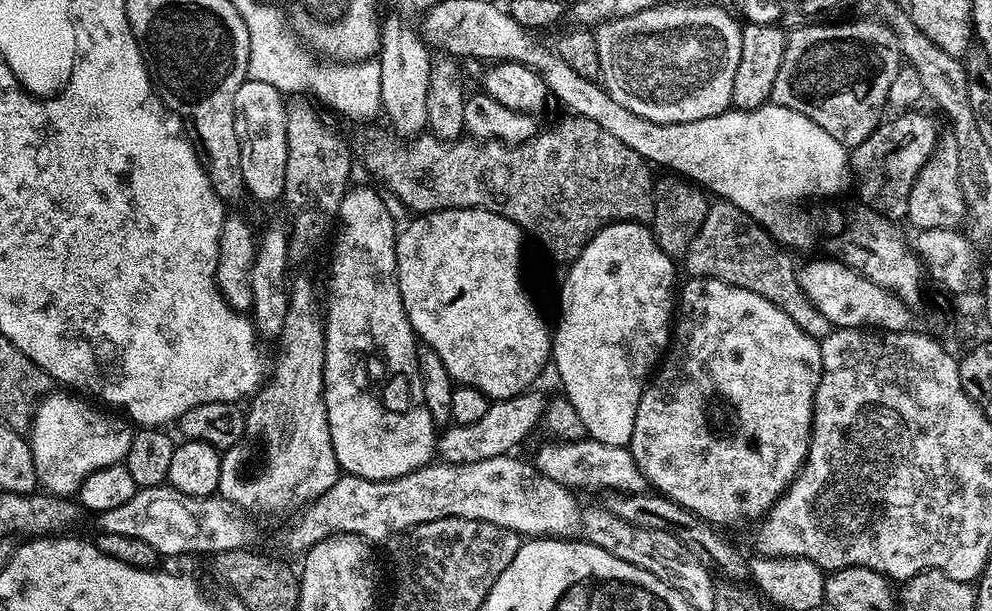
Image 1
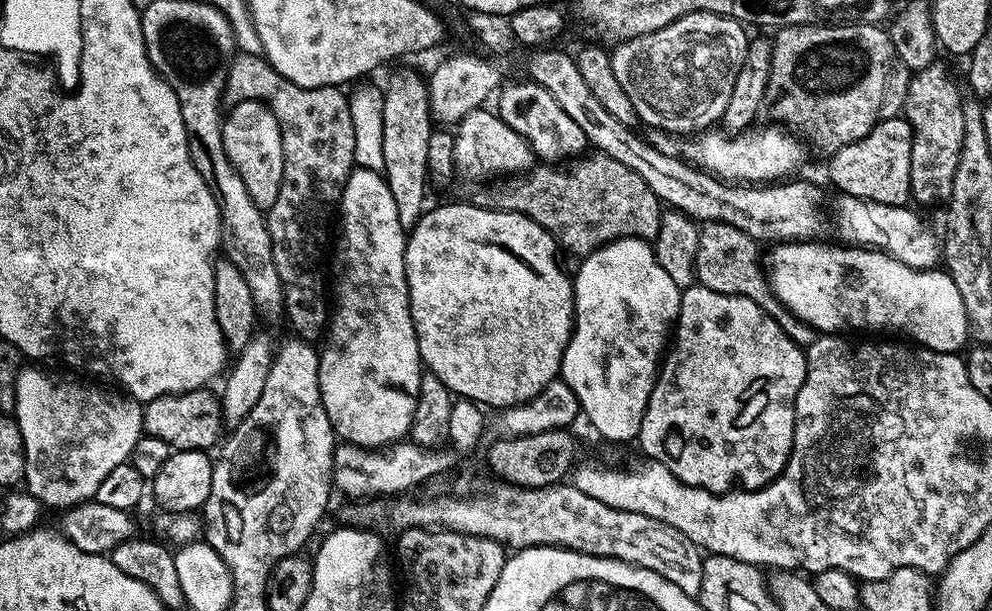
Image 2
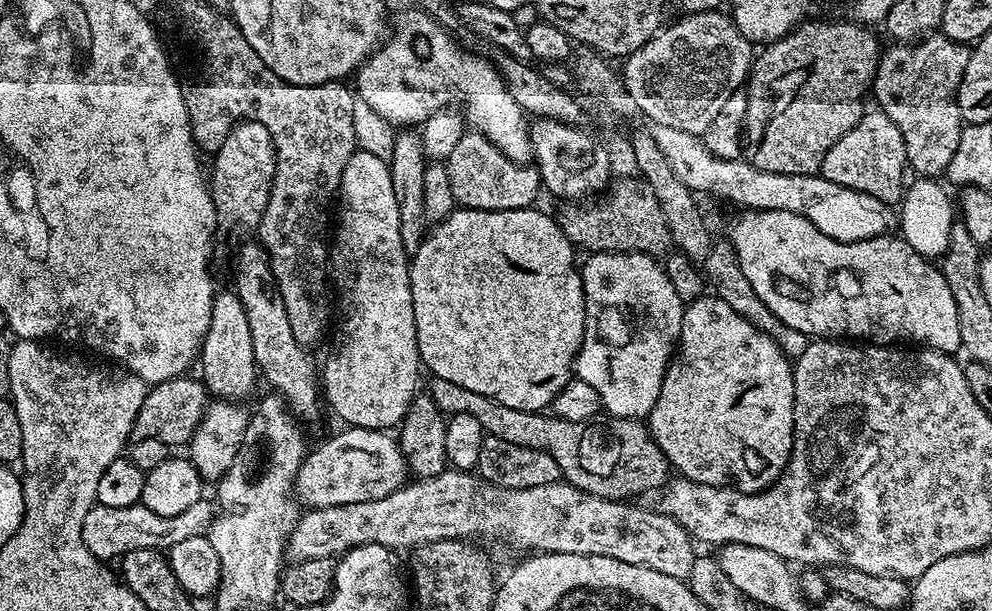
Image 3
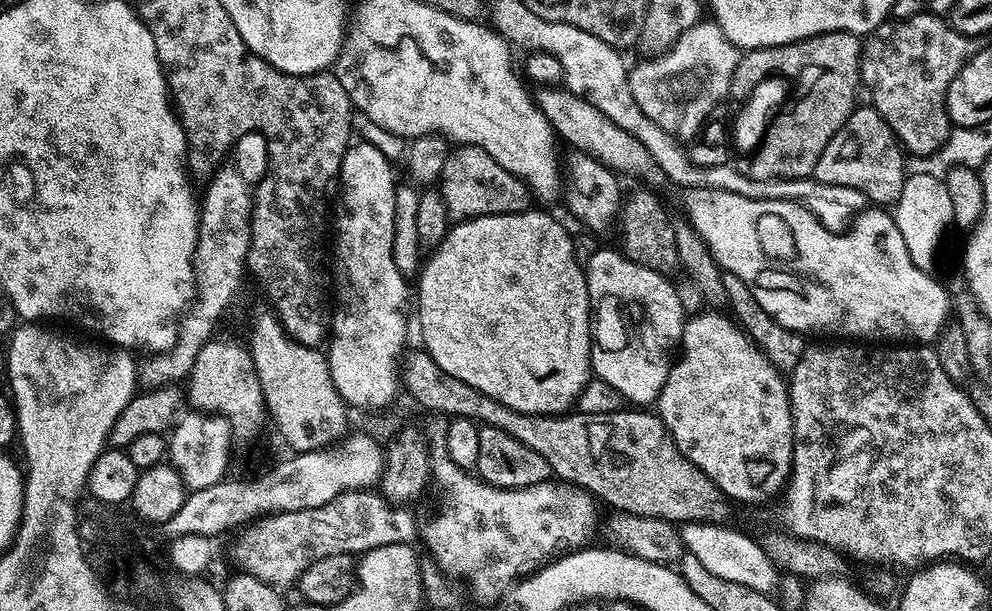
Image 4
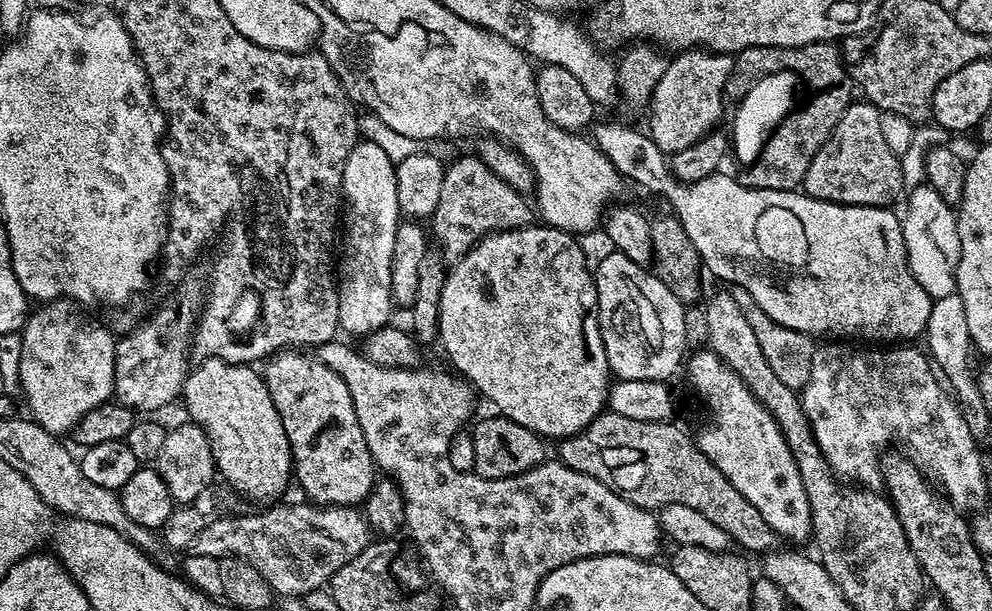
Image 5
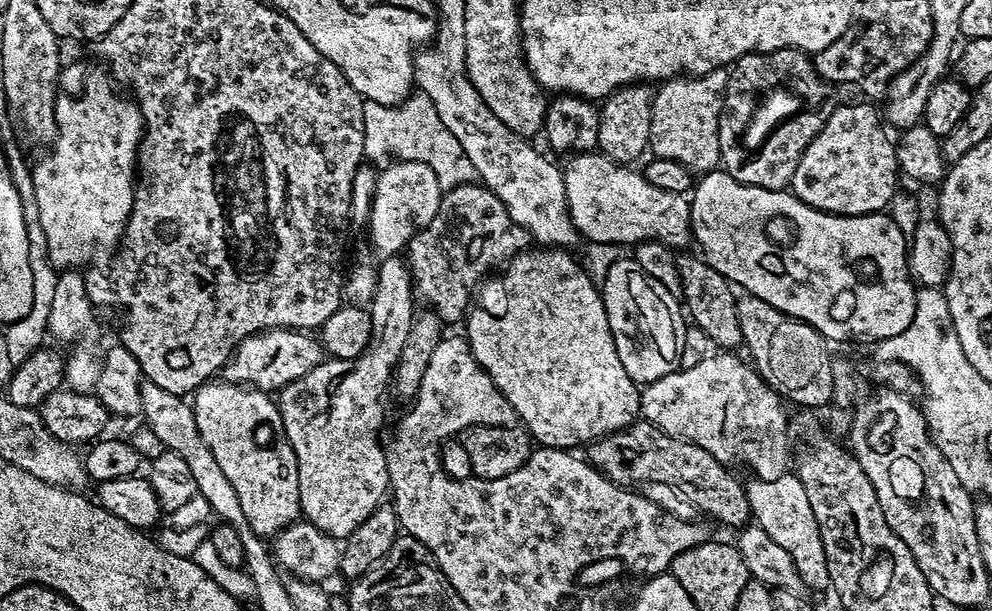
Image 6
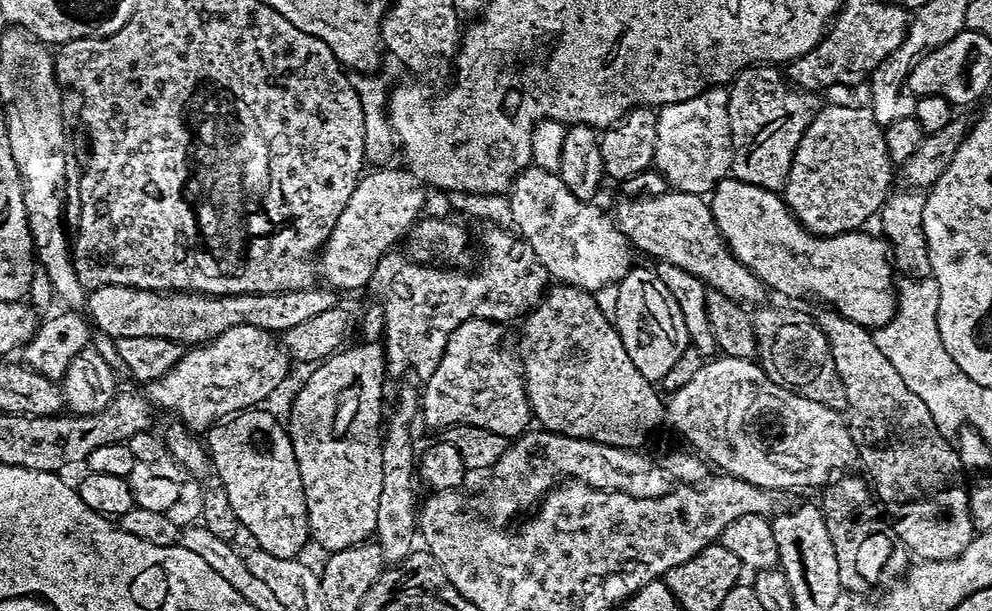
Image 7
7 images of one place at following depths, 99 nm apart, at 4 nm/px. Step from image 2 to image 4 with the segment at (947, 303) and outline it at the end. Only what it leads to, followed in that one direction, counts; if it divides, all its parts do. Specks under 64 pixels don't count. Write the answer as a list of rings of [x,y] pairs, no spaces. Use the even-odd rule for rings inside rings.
[[[690,188],[683,193],[684,212],[692,229],[699,234],[702,242],[710,250],[710,254],[716,260],[716,264],[724,272],[734,274],[734,278],[742,278],[742,282],[754,294],[758,306],[770,314],[782,326],[786,326],[791,332],[809,334],[817,332],[820,338],[836,338],[841,332],[841,337],[855,338],[860,342],[868,342],[871,336],[877,336],[880,342],[915,342],[920,346],[928,346],[933,343],[946,326],[947,316],[950,316],[950,292],[943,288],[929,273],[923,272],[914,264],[910,258],[910,251],[907,250],[906,242],[903,241],[902,233],[896,225],[895,215],[891,211],[880,206],[872,206],[860,213],[852,221],[847,231],[832,232],[817,220],[813,212],[805,208],[803,204],[795,200],[759,200],[758,198],[746,198],[742,194],[734,194],[730,190],[718,188]]]

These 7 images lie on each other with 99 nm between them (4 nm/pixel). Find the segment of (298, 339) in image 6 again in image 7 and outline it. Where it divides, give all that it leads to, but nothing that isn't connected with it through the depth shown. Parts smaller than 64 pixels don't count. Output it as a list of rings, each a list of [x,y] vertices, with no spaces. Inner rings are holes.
[[[239,324],[227,328],[203,346],[189,347],[165,376],[147,385],[148,396],[158,407],[176,412],[175,419],[182,422],[189,431],[204,434],[213,424],[234,416],[237,412],[263,405],[263,400],[287,378],[288,364],[290,365],[290,357],[273,333],[263,332],[258,326]]]

